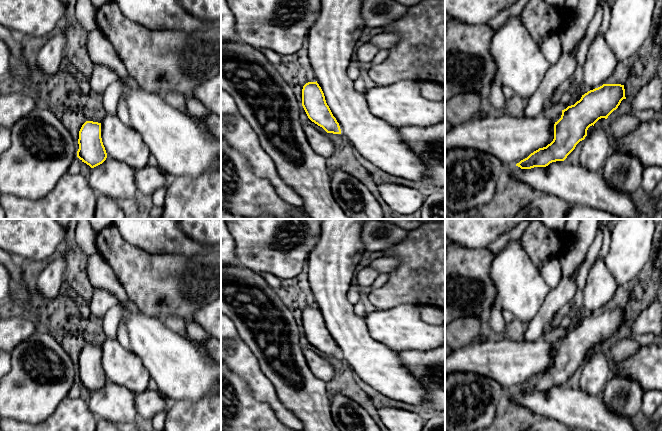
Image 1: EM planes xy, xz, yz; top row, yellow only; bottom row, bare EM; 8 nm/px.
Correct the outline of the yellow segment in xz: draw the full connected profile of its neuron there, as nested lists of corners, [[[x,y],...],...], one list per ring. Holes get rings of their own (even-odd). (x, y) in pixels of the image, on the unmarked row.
[[[322,219],[321,234],[308,262],[308,281],[316,305],[302,313],[302,330],[308,342],[327,357],[347,361],[355,375],[378,393],[410,405],[425,405],[426,391],[408,371],[396,352],[374,340],[365,317],[357,316],[349,299],[355,269],[365,252],[361,230],[366,219]]]

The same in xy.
[[[107,338],[101,347],[86,345],[79,355],[78,368],[77,381],[91,392],[102,388],[109,380],[137,394],[148,389],[151,379],[141,359],[131,348],[123,347],[116,338]]]

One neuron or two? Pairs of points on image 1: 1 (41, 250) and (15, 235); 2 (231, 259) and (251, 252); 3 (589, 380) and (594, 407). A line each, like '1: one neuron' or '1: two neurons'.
1: one neuron
2: two neurons
3: two neurons

